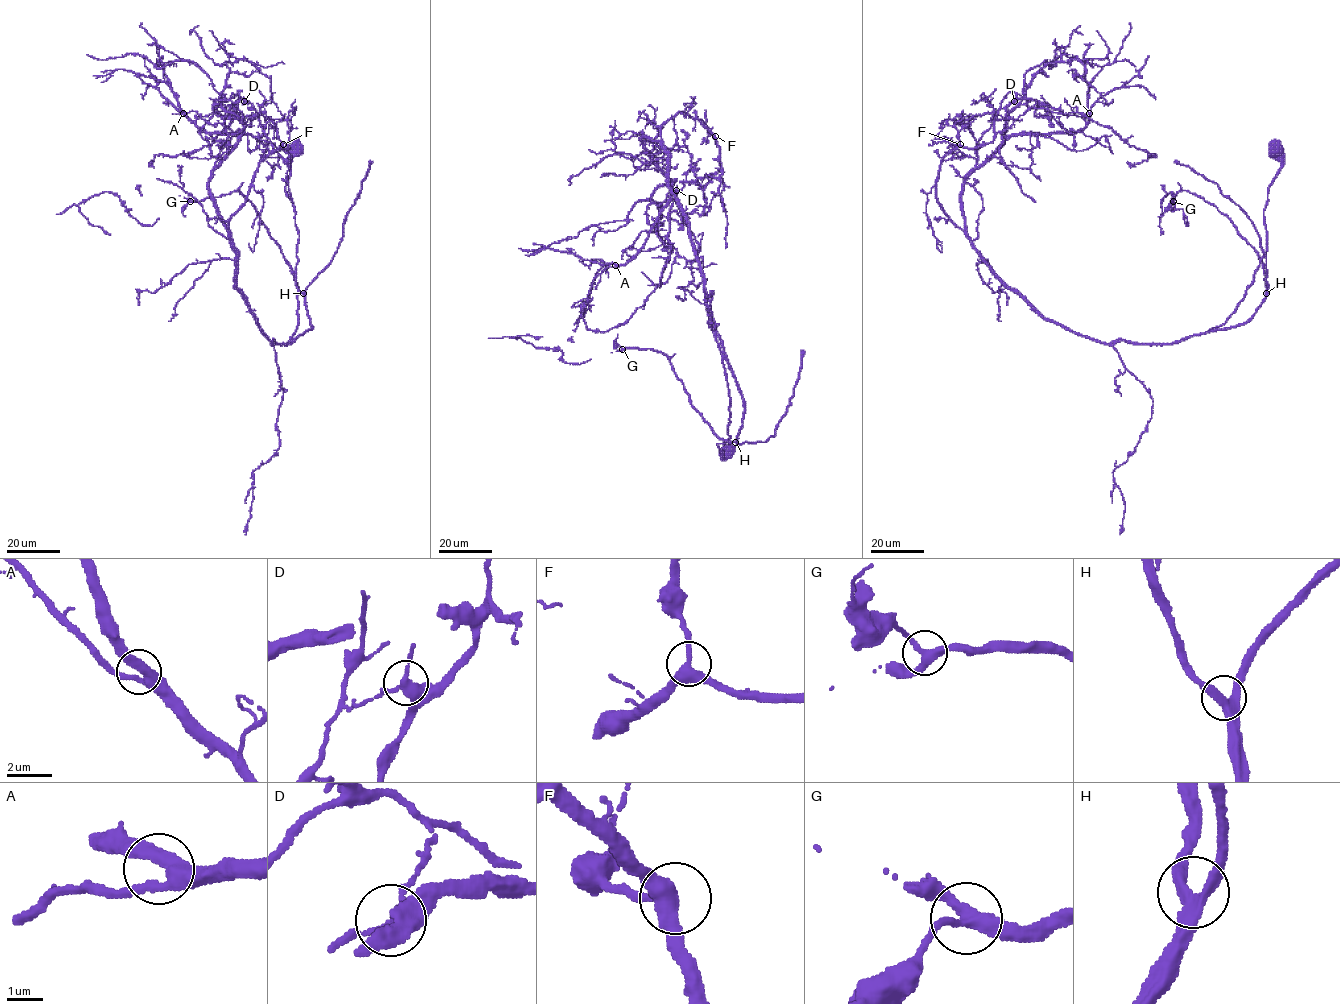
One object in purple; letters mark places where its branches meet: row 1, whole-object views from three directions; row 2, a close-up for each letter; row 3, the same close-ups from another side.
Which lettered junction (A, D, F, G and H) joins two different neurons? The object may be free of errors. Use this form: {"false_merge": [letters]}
{"false_merge": ["D"]}

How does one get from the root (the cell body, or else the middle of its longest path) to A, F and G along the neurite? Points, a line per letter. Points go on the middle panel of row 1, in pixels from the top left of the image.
A: (727, 450), (703, 276), (649, 138), (671, 194), (615, 265)
F: (727, 450), (722, 353), (661, 127), (683, 112), (715, 136)
G: (727, 450), (724, 357), (744, 407), (730, 442), (666, 355), (622, 349)

